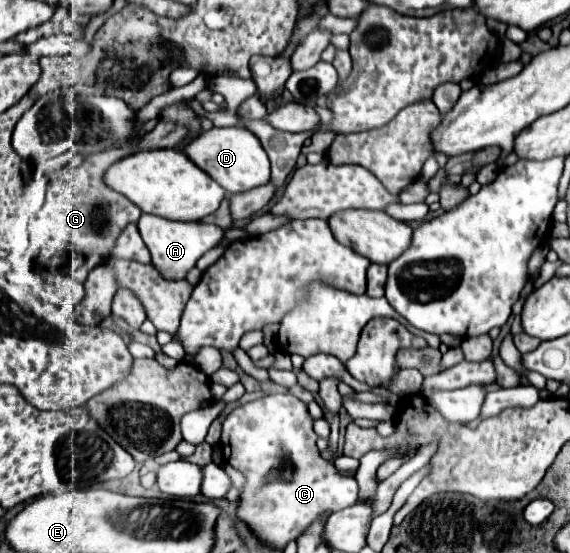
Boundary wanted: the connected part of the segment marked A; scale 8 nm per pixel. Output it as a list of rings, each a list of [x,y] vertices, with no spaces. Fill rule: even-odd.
[[[141,214],[137,228],[151,252],[153,266],[159,270],[159,274],[165,280],[185,280],[189,270],[193,270],[193,266],[197,264],[197,260],[207,250],[215,248],[223,238],[223,230],[217,226],[201,224],[201,222],[175,222],[175,220],[167,220],[151,214]]]

